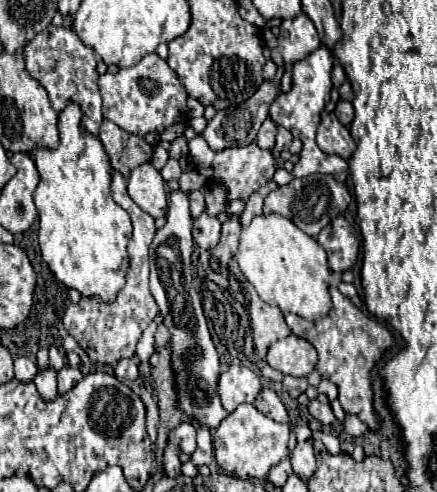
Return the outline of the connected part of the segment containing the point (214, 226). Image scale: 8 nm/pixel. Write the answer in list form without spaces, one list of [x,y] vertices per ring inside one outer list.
[[[202,213],[198,219],[194,219],[194,243],[200,249],[210,249],[216,247],[216,243],[220,241],[220,221],[218,217],[210,217],[206,213]]]

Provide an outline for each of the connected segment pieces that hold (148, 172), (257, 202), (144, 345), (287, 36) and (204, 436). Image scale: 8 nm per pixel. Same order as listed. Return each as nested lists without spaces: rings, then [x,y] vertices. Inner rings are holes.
[[[152,163],[138,165],[128,177],[128,193],[134,203],[154,219],[166,215],[166,181]]]
[[[268,181],[266,185],[262,185],[256,193],[252,193],[252,195],[248,197],[248,201],[246,201],[246,209],[244,209],[242,217],[240,217],[240,225],[242,225],[242,229],[248,227],[248,223],[250,223],[256,215],[262,213],[262,203],[264,203],[266,195],[268,195],[270,191],[274,191],[276,187],[278,187],[278,185],[276,185],[274,181]]]
[[[156,315],[153,321],[148,325],[148,329],[144,331],[138,347],[136,347],[136,355],[140,357],[140,361],[148,361],[152,357],[152,353],[156,351],[154,346],[154,334],[156,333],[158,325],[163,322],[164,317],[162,315]]]
[[[306,13],[282,21],[278,49],[286,67],[292,67],[300,59],[306,59],[312,51],[316,51],[316,47],[320,47],[320,39],[314,23],[308,19]]]
[[[200,427],[198,429],[198,447],[196,451],[192,453],[192,463],[196,467],[200,465],[210,465],[212,459],[214,459],[214,449],[212,449],[212,435],[210,435],[210,429],[208,427]]]

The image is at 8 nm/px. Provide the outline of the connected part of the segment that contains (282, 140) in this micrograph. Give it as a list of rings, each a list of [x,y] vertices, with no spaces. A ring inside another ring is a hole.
[[[278,127],[278,135],[276,135],[276,145],[274,145],[274,149],[276,149],[276,151],[288,149],[290,143],[292,143],[292,133],[290,133],[288,129],[284,129],[284,127]]]

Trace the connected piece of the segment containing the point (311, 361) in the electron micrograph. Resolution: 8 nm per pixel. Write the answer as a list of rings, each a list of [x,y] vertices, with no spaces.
[[[288,335],[270,345],[266,363],[270,363],[270,367],[282,371],[284,375],[308,377],[308,373],[314,371],[314,367],[318,363],[318,355],[316,355],[316,349],[306,339]]]

